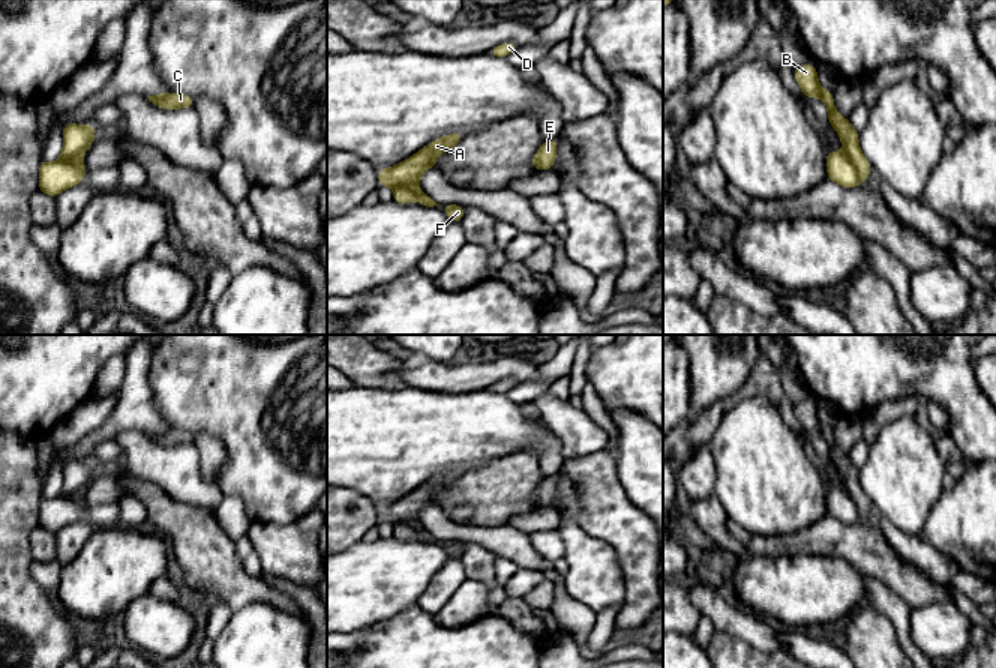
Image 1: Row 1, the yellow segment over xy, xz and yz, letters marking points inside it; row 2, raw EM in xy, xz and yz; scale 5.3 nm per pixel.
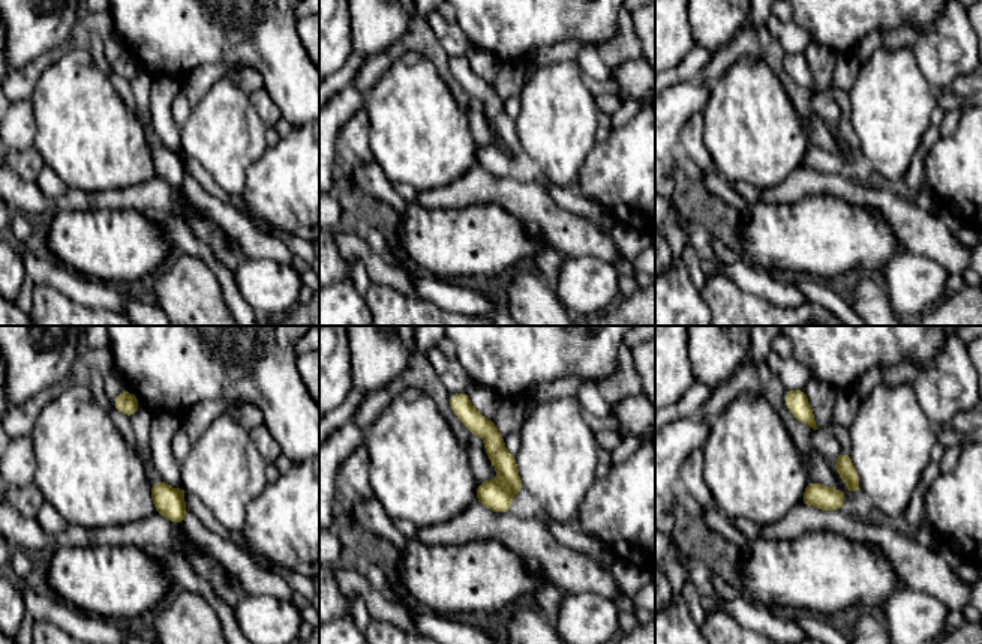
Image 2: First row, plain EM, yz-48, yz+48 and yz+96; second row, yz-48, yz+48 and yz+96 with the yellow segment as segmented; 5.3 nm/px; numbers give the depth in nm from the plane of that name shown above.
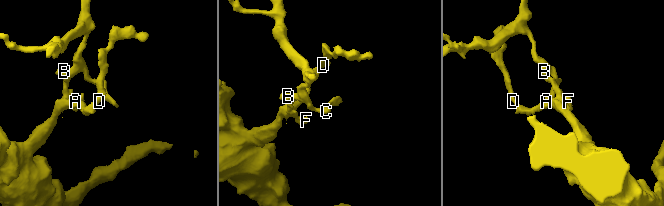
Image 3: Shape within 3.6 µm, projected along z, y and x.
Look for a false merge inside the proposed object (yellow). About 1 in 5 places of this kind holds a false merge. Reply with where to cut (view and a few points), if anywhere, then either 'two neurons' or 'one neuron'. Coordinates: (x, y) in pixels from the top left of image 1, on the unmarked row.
cut in yz along (843, 485), (860, 515); two neurons

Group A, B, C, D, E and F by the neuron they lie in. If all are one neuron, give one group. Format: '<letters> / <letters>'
A D / B C E F

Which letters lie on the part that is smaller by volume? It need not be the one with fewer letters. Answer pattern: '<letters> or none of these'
B, C, E, F

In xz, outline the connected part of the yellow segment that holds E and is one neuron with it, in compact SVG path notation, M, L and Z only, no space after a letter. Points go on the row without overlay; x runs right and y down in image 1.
M548 476L537 486L537 489L531 498L531 501L537 507L552 506L552 503L555 500L555 492L556 492L556 480L558 480L558 476Z

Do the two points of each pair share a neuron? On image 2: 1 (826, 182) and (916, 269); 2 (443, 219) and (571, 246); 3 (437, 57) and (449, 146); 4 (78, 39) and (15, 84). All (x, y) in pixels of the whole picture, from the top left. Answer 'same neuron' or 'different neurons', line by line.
1: different neurons
2: different neurons
3: different neurons
4: same neuron

